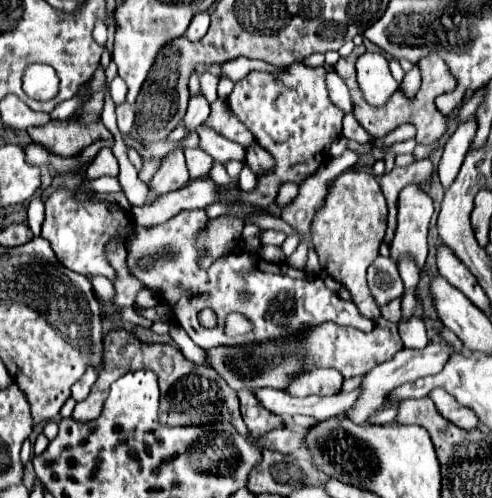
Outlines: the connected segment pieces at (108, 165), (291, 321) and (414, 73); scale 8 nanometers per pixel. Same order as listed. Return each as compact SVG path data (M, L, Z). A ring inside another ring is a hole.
M102 148L98 152L98 156L90 162L90 168L86 170L84 176L88 180L94 180L94 178L100 178L104 174L108 174L108 176L116 176L118 174L118 162L116 162L116 158L114 158L110 148Z
M180 212L178 216L170 218L168 224L146 228L136 226L130 240L126 240L128 250L128 270L130 276L140 280L144 288L156 292L158 298L162 298L162 304L170 308L170 314L174 320L188 332L188 336L198 344L200 348L212 348L212 346L234 346L244 344L244 340L232 340L224 332L226 316L230 312L242 312L252 324L254 332L250 332L252 340L270 340L270 338L284 338L292 332L298 334L304 324L320 324L320 322L336 322L342 326L354 326L362 332L370 332L374 328L374 322L368 318L362 318L354 306L354 302L342 300L336 292L328 290L324 280L316 274L308 274L304 270L294 270L288 264L272 264L262 258L254 258L258 254L246 254L246 252L230 252L224 258L216 258L212 266L204 272L198 266L198 260L202 252L196 248L196 240L200 232L208 226L210 218L206 212ZM162 248L172 248L178 252L178 256L166 266L158 266L152 272L142 272L138 268L136 260L142 256L158 254ZM246 290L252 294L248 302L238 300L238 292ZM202 308L212 308L218 314L218 326L212 330L206 330L198 324L196 314Z
M414 66L410 72L406 72L400 88L402 88L408 96L414 96L414 94L418 92L418 88L420 88L420 70L418 70L418 66Z

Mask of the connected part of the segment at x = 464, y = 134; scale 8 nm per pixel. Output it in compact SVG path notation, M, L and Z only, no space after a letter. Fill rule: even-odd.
M472 114L466 122L462 122L456 128L456 132L444 144L444 152L438 164L438 178L440 178L442 188L448 188L454 182L464 162L464 156L470 150L470 140L474 140L474 132L476 132L476 124L474 124L474 114Z

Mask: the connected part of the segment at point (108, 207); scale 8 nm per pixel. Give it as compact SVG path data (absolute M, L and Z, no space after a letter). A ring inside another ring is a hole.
M56 190L46 200L46 218L42 224L42 236L52 244L56 258L68 270L84 276L102 274L112 280L114 268L104 258L104 244L114 236L122 236L122 238L130 236L132 232L130 214L106 202L92 202L92 200L76 202L72 196L74 192Z

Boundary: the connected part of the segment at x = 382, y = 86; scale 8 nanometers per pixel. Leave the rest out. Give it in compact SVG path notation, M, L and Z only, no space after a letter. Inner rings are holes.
M366 52L356 62L358 70L358 86L364 94L364 98L374 104L382 106L386 100L396 92L398 82L392 78L388 60L380 52Z

